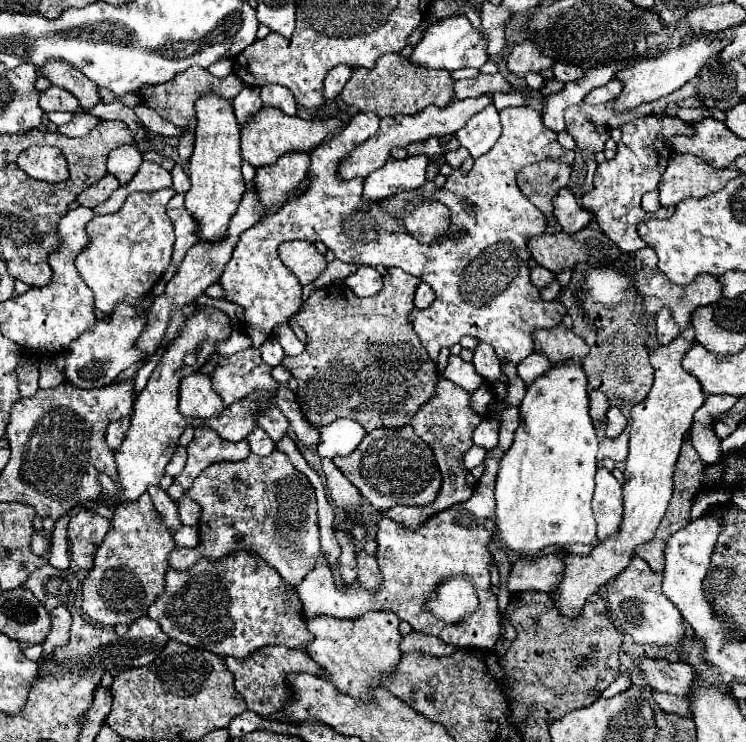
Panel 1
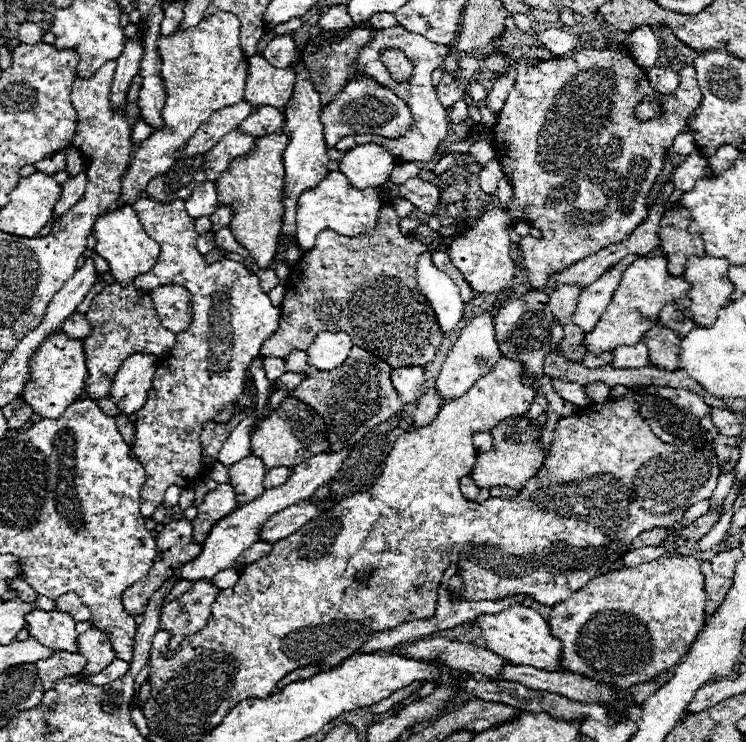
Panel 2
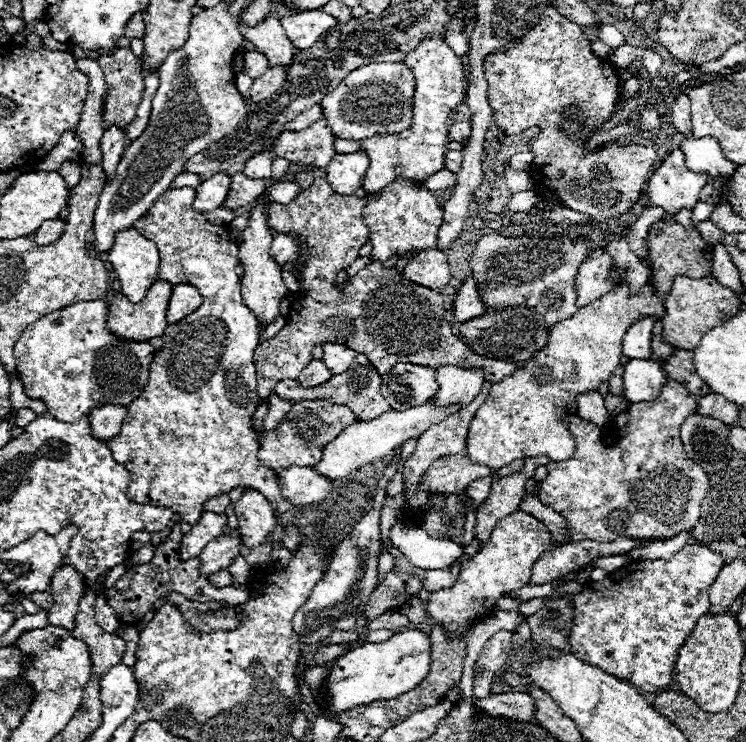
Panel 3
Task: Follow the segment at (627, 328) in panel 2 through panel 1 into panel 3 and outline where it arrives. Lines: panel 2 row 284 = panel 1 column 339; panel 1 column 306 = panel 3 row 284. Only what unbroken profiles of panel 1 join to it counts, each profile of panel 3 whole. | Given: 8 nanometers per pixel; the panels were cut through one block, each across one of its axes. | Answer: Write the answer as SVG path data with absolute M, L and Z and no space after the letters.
M618 284L606 296L578 310L572 318L554 324L550 328L548 344L524 368L520 368L510 378L492 384L486 402L474 414L468 430L470 460L474 460L476 464L486 464L492 470L508 466L516 458L528 458L528 456L550 456L550 460L554 462L568 460L576 448L574 438L568 432L568 422L576 414L574 396L588 390L598 390L600 384L606 382L612 376L612 372L620 366L622 338L626 334L626 328L630 328L634 320L642 316L660 318L662 314L664 314L664 298L654 294L652 284L644 284L638 290L638 294L630 294L630 288L626 284Z

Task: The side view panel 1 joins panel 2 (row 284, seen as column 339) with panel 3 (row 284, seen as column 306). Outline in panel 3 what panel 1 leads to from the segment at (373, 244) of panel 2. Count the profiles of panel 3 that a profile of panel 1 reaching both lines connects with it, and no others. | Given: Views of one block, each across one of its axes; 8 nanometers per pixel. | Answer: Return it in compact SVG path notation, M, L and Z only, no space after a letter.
M322 176L290 204L270 204L268 224L278 232L292 232L304 240L306 248L300 250L300 262L306 260L306 266L300 272L300 292L290 304L286 326L274 338L262 342L254 352L260 402L272 394L276 382L298 378L300 370L308 364L312 348L330 340L366 354L380 374L390 372L398 360L434 368L466 360L470 366L484 366L484 378L488 382L500 382L506 376L512 376L518 370L518 364L472 354L450 330L444 296L430 288L422 288L420 284L412 284L396 270L396 266L384 268L382 264L368 264L344 284L336 284L336 274L350 266L358 258L358 250L368 242L370 228L362 222L364 206L366 198L338 196Z

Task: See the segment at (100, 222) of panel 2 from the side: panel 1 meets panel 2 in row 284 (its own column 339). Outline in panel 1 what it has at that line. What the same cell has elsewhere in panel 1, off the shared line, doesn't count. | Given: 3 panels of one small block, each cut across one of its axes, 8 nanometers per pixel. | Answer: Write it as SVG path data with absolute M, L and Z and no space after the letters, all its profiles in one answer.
M262 108L240 128L240 148L242 158L252 164L254 168L266 166L276 162L286 152L310 152L318 144L324 142L326 134L336 130L340 126L340 120L326 118L326 120L302 120L298 116L286 116L276 108Z

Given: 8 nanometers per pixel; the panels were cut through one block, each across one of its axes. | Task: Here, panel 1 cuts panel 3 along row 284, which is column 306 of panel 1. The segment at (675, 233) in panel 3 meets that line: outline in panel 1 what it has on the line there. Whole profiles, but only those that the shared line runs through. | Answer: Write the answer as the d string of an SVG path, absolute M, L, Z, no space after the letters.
M262 646L252 654L248 654L244 660L226 656L224 664L234 674L234 686L244 696L248 710L254 710L260 716L280 712L286 706L290 698L286 676L290 672L320 674L320 666L316 666L316 662L312 662L312 658L304 654L304 648L286 648L286 646Z

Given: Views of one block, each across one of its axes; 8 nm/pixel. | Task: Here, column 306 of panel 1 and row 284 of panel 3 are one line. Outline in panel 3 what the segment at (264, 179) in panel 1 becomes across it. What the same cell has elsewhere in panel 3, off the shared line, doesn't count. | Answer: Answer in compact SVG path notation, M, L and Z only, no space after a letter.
M158 280L148 288L146 298L138 304L132 304L130 300L126 300L122 292L114 292L112 298L106 302L108 304L108 330L114 336L132 340L132 342L148 342L154 336L162 336L166 330L166 304L170 298L170 290L172 290L172 284Z

